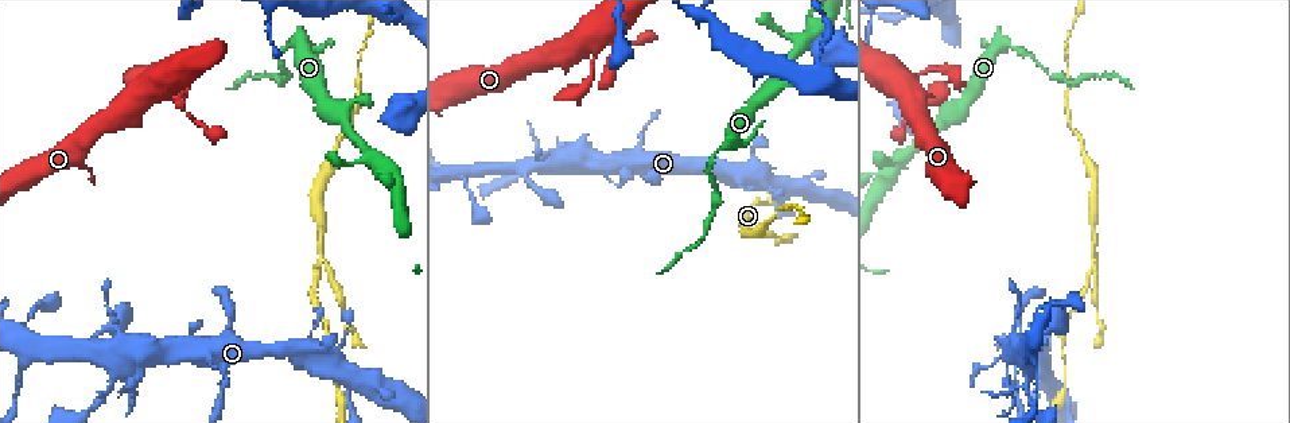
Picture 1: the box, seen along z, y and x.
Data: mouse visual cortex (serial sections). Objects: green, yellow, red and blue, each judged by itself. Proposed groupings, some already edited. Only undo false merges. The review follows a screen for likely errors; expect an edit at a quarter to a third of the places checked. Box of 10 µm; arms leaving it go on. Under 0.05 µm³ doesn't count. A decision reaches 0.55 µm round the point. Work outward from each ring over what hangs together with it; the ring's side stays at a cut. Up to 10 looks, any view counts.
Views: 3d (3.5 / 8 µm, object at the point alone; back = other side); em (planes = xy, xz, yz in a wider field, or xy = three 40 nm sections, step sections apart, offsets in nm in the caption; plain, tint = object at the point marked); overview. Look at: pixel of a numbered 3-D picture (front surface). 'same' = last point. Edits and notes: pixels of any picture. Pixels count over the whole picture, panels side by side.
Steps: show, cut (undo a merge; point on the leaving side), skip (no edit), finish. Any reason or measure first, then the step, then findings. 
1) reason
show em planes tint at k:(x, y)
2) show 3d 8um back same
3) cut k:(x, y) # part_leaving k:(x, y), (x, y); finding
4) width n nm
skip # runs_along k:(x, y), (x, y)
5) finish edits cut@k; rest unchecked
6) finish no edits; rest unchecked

abrupt turn
show 3d 3.5um at 1:(1016, 50)

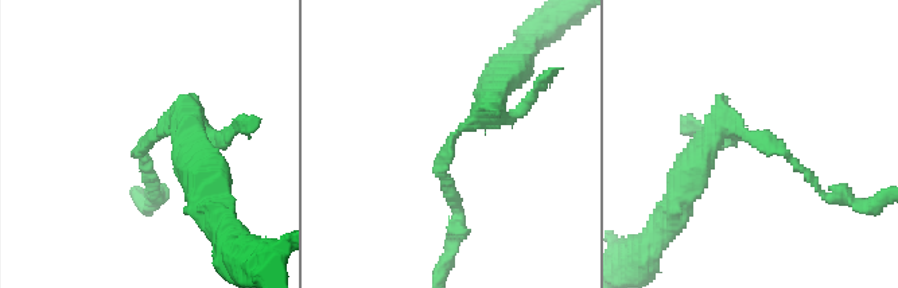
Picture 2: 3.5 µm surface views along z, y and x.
arm_widths 100, 300 nm; now the EM
show em planes tint at 2:(146, 140)

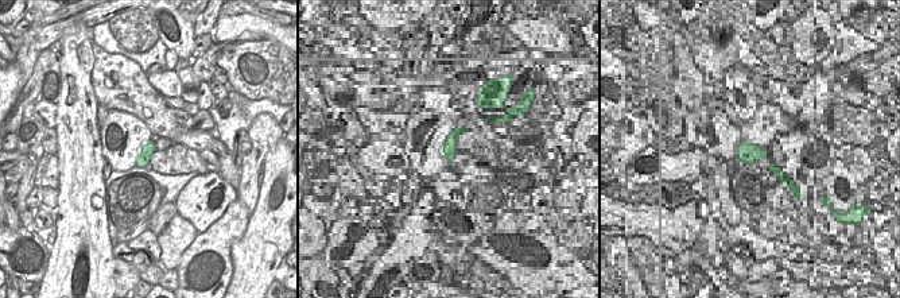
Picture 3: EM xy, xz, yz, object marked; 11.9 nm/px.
width 160 nm
cut 2:(147, 160) # part_leaving 2:(155, 133), (139, 150), (155, 195); two cells meet here

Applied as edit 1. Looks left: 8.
show overview

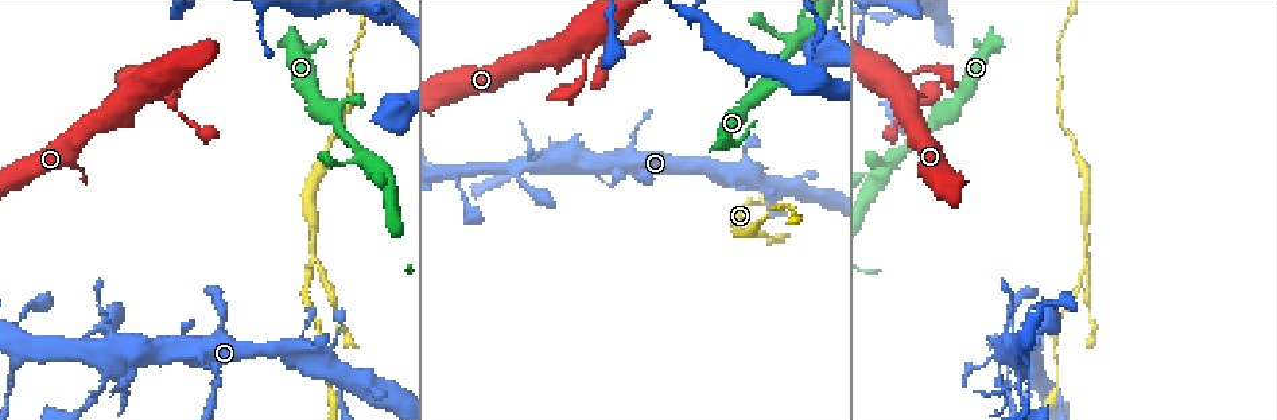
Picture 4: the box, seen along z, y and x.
thin neck
show 3d 3.5um at 4:(586, 50)

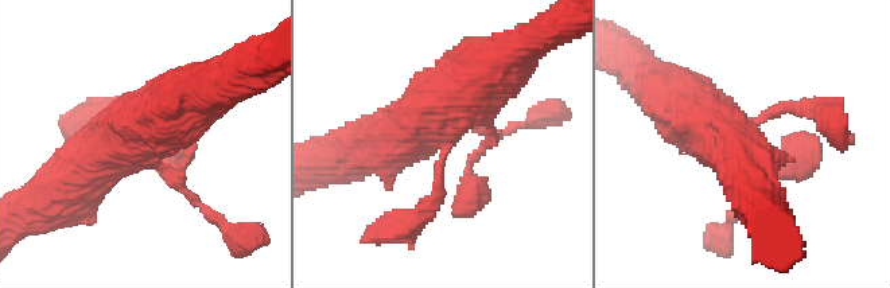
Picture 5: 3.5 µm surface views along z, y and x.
show em xy step 2 tint at 5:(442, 136)

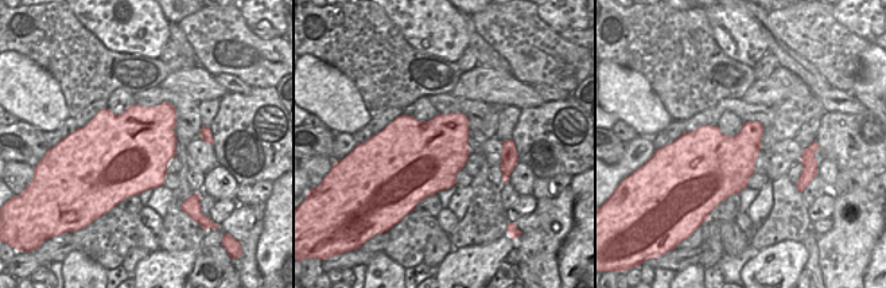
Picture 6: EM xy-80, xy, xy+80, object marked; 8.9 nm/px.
skip # runs_along 5:(66, 182), (195, 92); one cell here

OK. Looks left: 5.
arms part here
show 3d 3.5um at 4:(1011, 361)

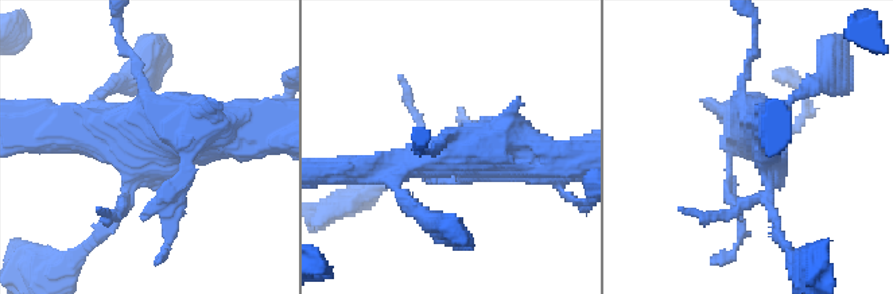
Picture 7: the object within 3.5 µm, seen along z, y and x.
show em xy step 2 plain at 7:(759, 152)

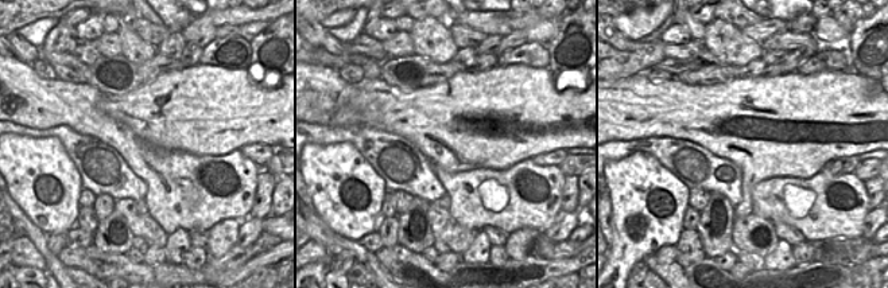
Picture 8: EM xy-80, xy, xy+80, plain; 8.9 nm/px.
show em xy step 2 tint same

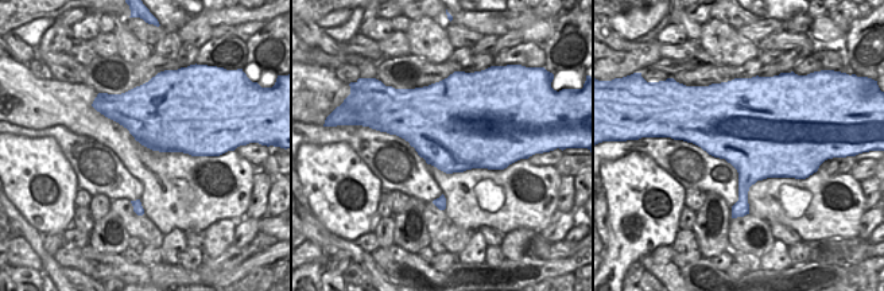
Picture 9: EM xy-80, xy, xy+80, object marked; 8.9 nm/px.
skip # runs_along 7:(278, 132), (96, 124); all the same cell

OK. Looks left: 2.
branch point
show 3d 8um at 4:(306, 344)

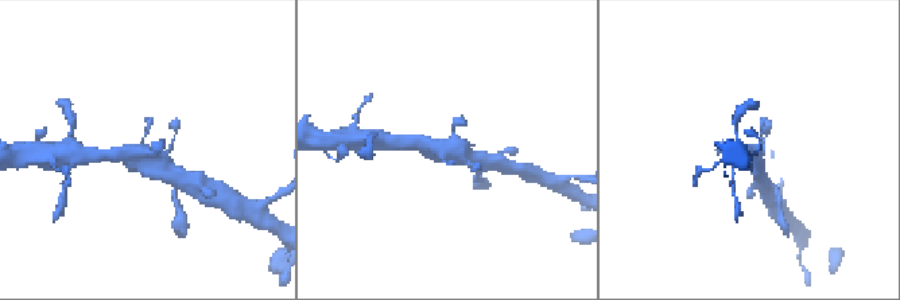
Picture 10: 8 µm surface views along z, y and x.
show em xy step 2 tint same

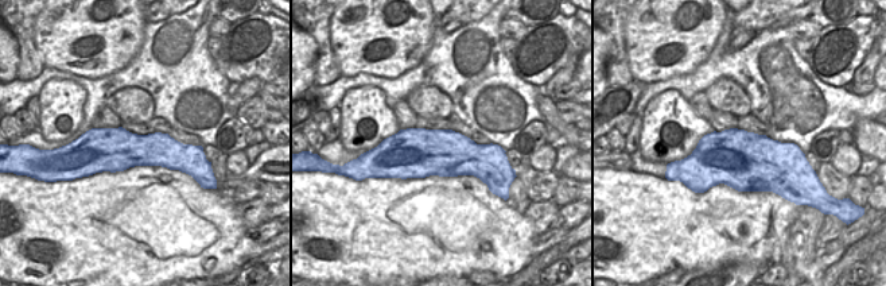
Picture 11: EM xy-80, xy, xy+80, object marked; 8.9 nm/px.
skip # runs_along 10:(105, 155), (143, 152), (174, 174); all the same cell

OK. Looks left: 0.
finish edits cut@2; rest unchecked

